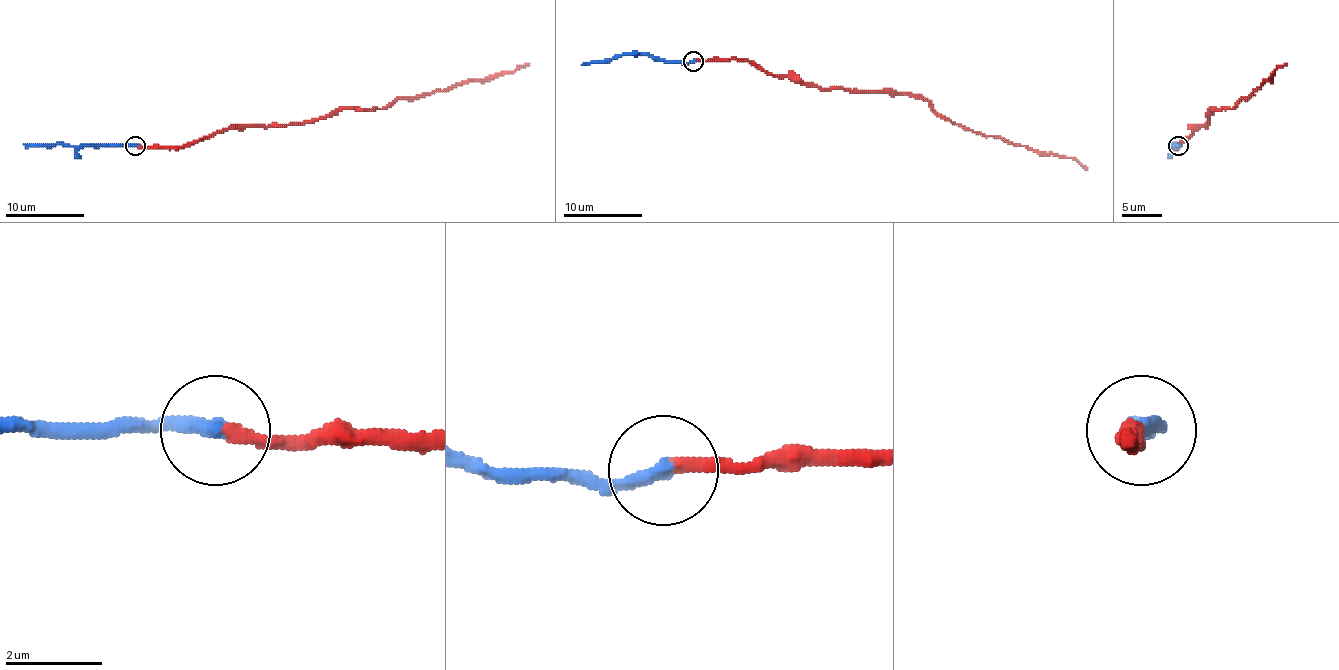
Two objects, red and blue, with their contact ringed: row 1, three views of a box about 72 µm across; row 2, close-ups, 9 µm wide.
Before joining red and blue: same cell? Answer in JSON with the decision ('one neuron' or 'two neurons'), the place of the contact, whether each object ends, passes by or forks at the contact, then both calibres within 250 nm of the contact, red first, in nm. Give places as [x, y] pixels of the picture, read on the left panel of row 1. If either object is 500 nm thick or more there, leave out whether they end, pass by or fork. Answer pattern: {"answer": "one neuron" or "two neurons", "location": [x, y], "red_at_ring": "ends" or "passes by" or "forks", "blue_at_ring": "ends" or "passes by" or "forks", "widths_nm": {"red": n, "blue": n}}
{"answer": "two neurons", "location": [135, 146], "red_at_ring": "ends", "blue_at_ring": "ends", "widths_nm": {"red": 260, "blue": 320}}

